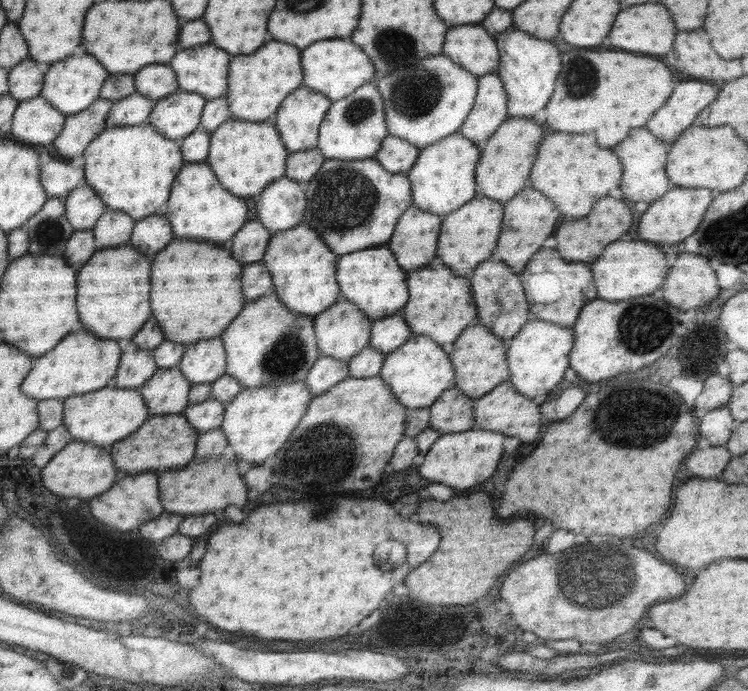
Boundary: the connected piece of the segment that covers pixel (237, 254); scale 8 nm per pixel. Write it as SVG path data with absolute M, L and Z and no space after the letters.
M258 220L247 221L233 236L230 246L233 257L243 265L258 263L266 252L271 232Z

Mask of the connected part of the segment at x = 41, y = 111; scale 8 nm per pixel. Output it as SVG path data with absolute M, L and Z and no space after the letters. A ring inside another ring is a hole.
M40 96L20 101L7 130L21 145L43 145L54 143L68 116L56 110Z

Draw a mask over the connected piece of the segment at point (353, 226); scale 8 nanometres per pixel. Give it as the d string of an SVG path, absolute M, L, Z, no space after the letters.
M374 159L362 161L325 160L318 173L305 184L306 209L302 225L313 228L334 254L342 256L359 250L386 245L393 235L396 223L412 206L410 179L405 174L392 174Z

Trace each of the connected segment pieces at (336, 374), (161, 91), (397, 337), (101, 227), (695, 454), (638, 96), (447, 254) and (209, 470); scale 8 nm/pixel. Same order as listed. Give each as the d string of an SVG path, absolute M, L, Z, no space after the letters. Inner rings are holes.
M321 355L311 366L304 382L310 392L314 396L318 396L348 377L349 364L347 361Z
M148 65L134 74L136 93L154 102L179 90L176 73L166 65Z
M400 314L373 321L369 346L385 355L402 346L412 334L405 318Z
M106 210L92 228L97 250L112 248L128 242L135 220L126 213Z
M709 447L696 449L688 456L686 468L694 478L722 478L724 469L729 465L730 451L726 447Z
M572 48L570 52L562 52L561 73L555 84L554 94L549 98L544 110L548 112L545 124L549 132L568 132L568 134L586 134L594 132L596 144L612 148L617 146L626 136L642 128L646 120L654 114L661 106L666 104L674 87L678 84L674 72L664 66L662 62L656 62L654 58L646 56L634 56L626 52L594 52L584 48Z
M475 197L466 205L460 206L454 213L447 214L442 221L441 231L437 244L437 257L448 267L454 270L454 274L462 274L470 278L470 270L474 270L478 264L493 256L498 237L500 236L503 221L504 205L495 202L494 199Z
M222 455L190 461L185 467L162 472L160 476L160 498L166 513L185 517L213 514L230 504L242 508L248 500L248 488L238 471L237 459L226 459Z

